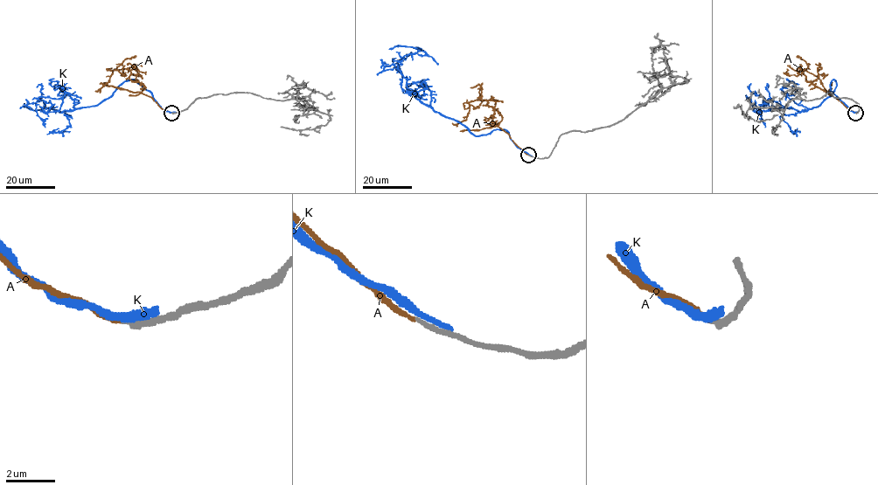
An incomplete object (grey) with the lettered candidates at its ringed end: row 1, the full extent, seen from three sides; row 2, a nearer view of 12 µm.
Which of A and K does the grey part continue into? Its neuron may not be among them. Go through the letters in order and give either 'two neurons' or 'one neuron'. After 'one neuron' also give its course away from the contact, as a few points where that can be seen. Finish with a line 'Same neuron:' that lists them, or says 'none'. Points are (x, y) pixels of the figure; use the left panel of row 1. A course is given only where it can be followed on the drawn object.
A: two neurons
K: two neurons
Same neuron: none

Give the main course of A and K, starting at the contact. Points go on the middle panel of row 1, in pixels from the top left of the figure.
A: (528, 155), (498, 126), (501, 115), (486, 105), (485, 100), (470, 102), (467, 118), (452, 123)
K: (530, 155), (505, 130), (477, 136), (423, 104), (407, 91), (398, 66), (419, 50), (388, 49)

